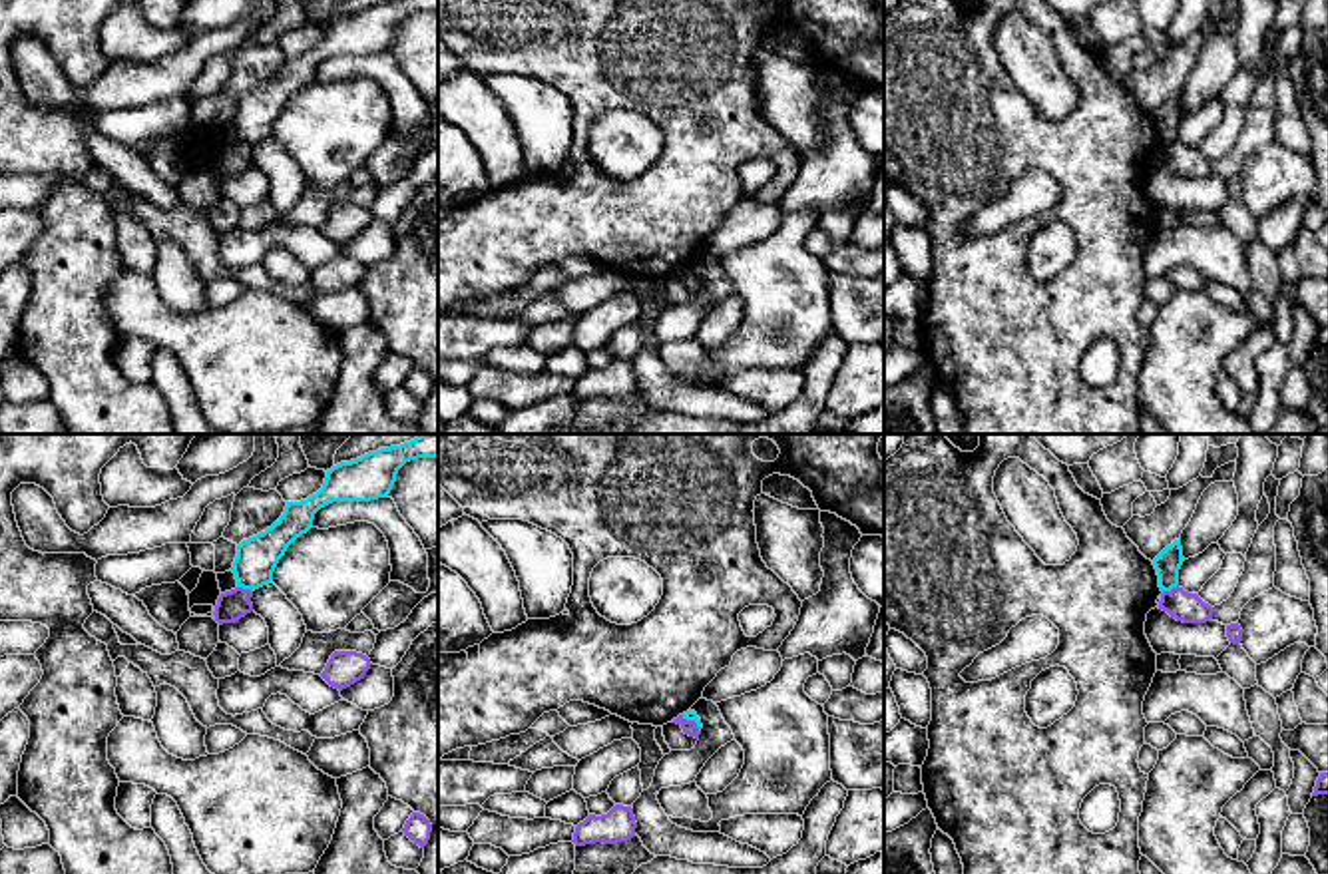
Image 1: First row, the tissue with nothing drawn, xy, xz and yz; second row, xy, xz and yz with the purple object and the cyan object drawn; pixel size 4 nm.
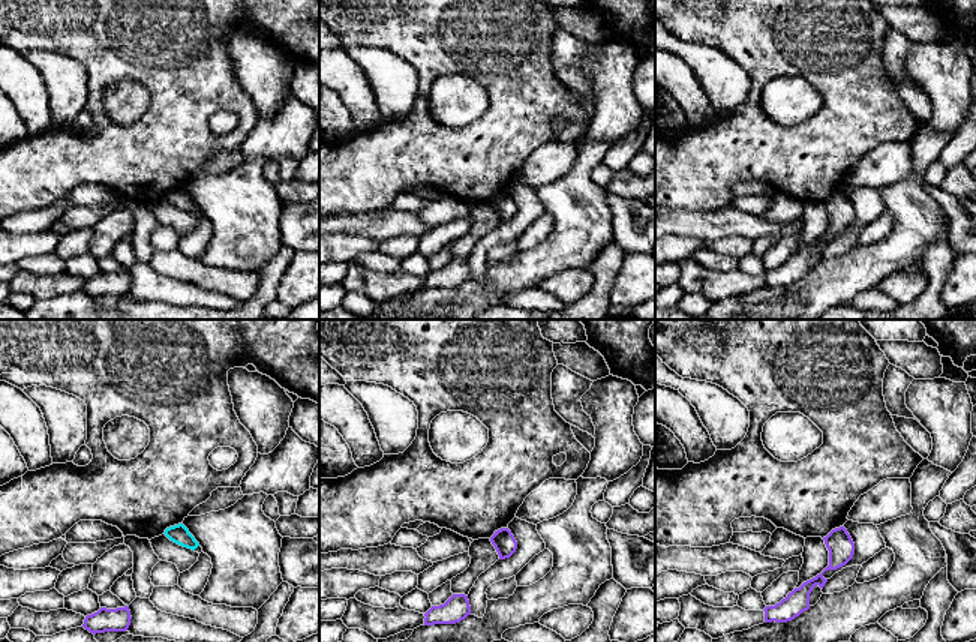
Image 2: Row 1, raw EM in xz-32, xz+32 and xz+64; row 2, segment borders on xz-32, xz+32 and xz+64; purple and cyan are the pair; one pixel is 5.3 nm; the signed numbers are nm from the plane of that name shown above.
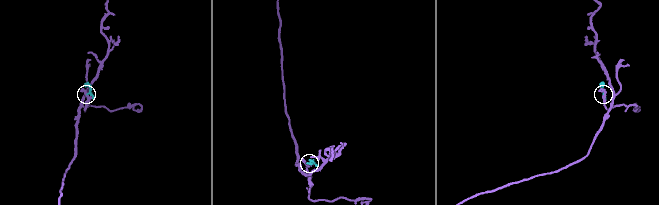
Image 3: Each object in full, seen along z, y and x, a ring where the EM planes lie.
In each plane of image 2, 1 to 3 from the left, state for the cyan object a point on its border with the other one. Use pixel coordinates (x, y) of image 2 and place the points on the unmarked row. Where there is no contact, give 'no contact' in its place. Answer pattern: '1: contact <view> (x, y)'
1: no contact
2: no contact
3: no contact

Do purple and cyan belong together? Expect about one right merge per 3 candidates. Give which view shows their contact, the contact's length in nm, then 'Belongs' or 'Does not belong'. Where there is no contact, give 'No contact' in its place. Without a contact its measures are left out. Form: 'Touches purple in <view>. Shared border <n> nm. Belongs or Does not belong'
Touches purple in xy. Shared border 70 nm. Does not belong

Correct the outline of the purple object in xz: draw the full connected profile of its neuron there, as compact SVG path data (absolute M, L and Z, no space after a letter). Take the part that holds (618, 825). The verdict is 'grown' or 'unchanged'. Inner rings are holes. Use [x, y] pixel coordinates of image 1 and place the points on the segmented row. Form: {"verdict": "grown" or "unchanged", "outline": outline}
{"verdict": "unchanged", "outline": "M615 804L607 814L589 814L583 822L575 826L573 844L617 844L631 840L635 836L635 816L631 806Z"}

